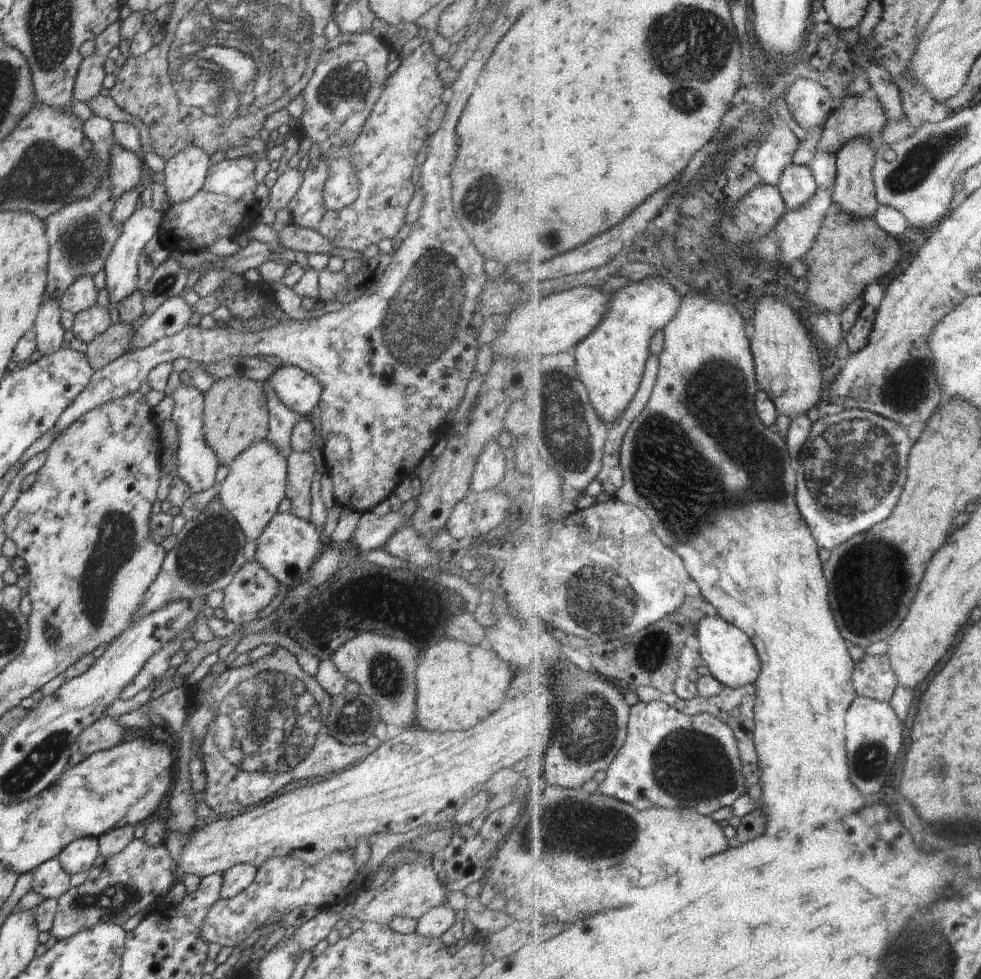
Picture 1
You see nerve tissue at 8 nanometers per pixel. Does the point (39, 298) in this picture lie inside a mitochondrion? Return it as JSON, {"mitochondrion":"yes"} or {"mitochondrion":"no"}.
{"mitochondrion":"no"}

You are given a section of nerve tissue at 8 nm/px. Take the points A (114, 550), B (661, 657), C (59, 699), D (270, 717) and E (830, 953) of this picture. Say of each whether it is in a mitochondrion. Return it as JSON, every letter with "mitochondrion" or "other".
{"A":"mitochondrion","B":"mitochondrion","C":"other","D":"mitochondrion","E":"other"}

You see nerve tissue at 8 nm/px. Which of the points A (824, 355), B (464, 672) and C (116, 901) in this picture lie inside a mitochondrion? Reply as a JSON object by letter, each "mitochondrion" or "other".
{"A":"other","B":"other","C":"mitochondrion"}

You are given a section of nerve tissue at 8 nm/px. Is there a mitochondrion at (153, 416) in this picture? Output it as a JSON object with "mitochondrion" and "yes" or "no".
{"mitochondrion":"no"}

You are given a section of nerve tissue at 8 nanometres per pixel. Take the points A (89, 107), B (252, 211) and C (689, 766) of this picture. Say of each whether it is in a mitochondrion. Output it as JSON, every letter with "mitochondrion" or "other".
{"A":"other","B":"other","C":"mitochondrion"}

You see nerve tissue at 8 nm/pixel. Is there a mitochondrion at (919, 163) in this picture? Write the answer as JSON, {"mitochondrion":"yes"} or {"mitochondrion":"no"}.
{"mitochondrion":"yes"}

